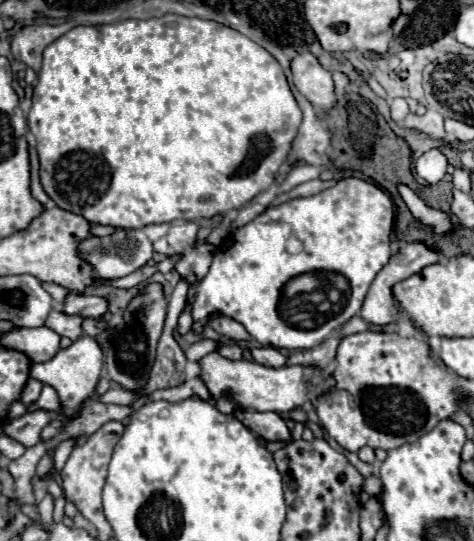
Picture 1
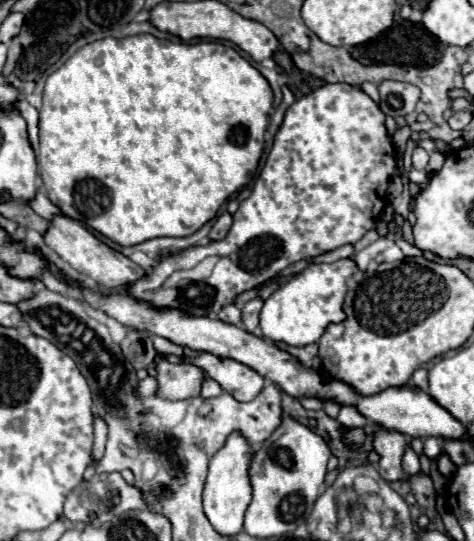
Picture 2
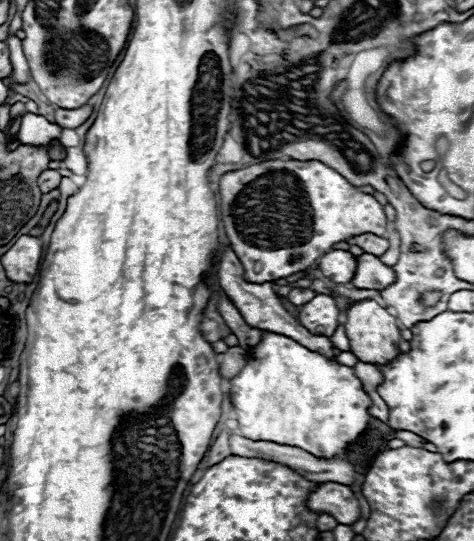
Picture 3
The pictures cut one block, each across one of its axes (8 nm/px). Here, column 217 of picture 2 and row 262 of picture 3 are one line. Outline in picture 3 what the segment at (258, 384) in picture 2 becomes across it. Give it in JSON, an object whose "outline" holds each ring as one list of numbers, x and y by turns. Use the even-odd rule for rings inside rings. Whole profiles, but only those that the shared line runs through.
{"outline":[[372,254,356,256,356,274,352,278,352,284,356,288,382,290,394,280,396,280,394,270,390,266,384,266,378,256,372,256]]}

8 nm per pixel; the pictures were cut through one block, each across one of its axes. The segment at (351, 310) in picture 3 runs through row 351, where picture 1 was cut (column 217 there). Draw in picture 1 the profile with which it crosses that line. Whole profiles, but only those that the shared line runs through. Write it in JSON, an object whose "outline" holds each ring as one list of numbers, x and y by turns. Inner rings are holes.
{"outline":[[210,352,200,364,200,378,210,390,210,394,218,398,228,398,236,402,238,406,246,410,258,410,258,412,290,412,298,408,302,402,310,400,314,394,308,390,308,384,320,376,318,370,306,368,306,366,282,366,282,368,268,368,262,364,256,364,252,360,230,360,220,356,220,352]]}

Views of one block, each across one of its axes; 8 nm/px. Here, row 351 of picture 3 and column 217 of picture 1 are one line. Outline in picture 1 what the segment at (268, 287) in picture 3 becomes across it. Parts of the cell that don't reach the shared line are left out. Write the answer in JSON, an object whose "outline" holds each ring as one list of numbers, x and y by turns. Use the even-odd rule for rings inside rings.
{"outline":[[212,314,212,316,208,316,208,324,224,338,250,340,250,336,244,330,244,326,240,322,236,322,234,318,228,318,228,316,222,316,222,314]]}

